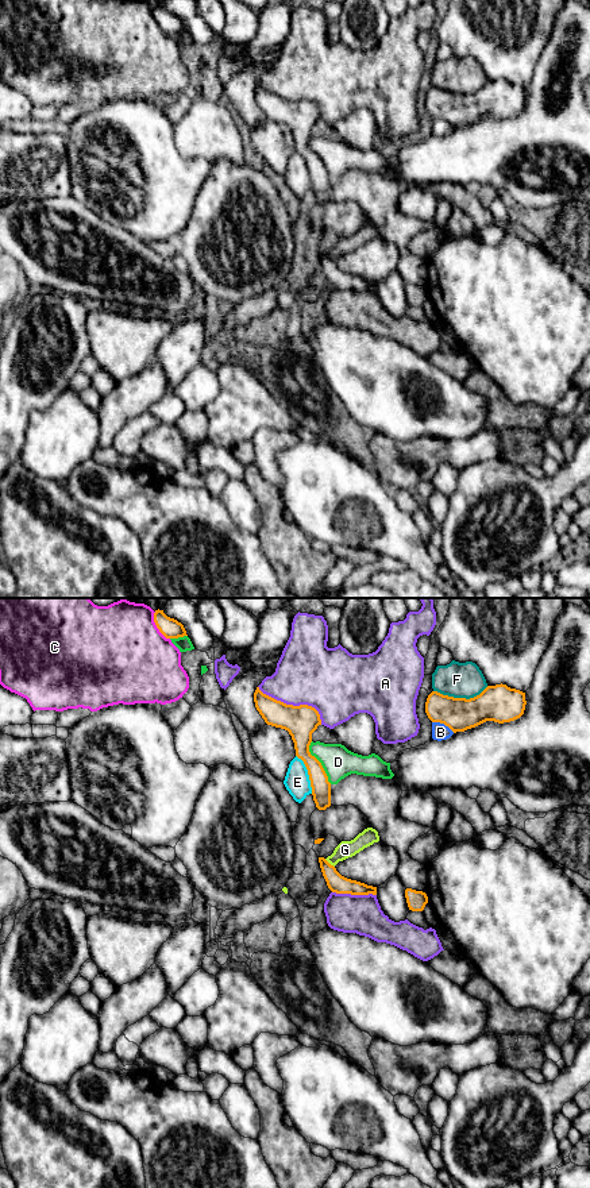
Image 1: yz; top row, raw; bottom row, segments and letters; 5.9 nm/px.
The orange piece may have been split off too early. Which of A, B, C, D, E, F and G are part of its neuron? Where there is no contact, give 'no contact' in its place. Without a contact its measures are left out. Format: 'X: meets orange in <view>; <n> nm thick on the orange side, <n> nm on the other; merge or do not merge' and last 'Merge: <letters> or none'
A: meets orange in yz; 190 nm thick on the orange side, 380 nm on the other; do not merge
B: meets orange in yz; 200 nm thick on the orange side, 100 nm on the other; do not merge
C: meets orange in yz; 120 nm thick on the orange side, 500 nm on the other; do not merge
D: meets orange in yz; 160 nm thick on the orange side, 190 nm on the other; do not merge
E: meets orange in yz; 130 nm thick on the orange side, 150 nm on the other; do not merge
F: meets orange in yz; 220 nm thick on the orange side, 220 nm on the other; do not merge
G: meets orange in yz; 110 nm thick on the orange side, 100 nm on the other; do not merge
Merge: none

